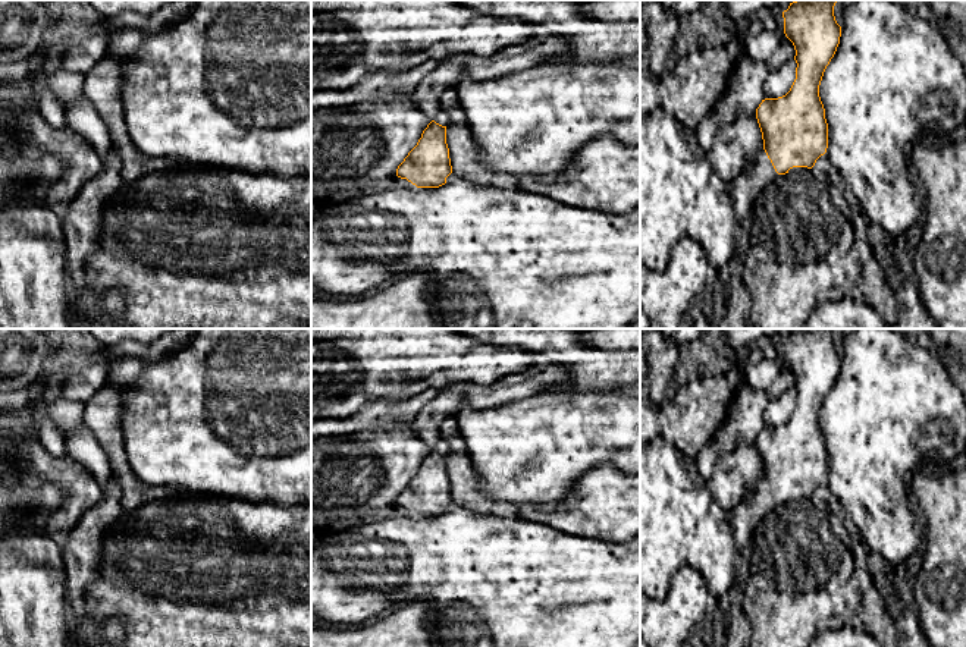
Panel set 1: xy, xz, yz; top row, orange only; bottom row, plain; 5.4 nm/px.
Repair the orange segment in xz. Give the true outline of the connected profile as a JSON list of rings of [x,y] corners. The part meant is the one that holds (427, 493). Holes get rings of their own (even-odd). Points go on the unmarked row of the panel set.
[[[440,442],[423,459],[417,474],[396,497],[396,505],[407,508],[417,516],[439,516],[452,502],[446,455],[449,447]]]

